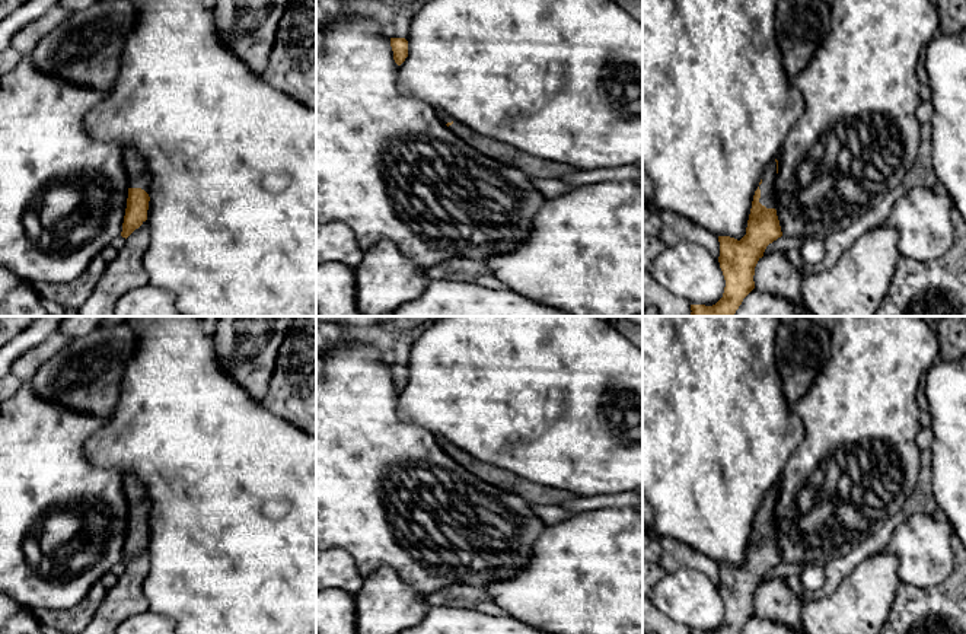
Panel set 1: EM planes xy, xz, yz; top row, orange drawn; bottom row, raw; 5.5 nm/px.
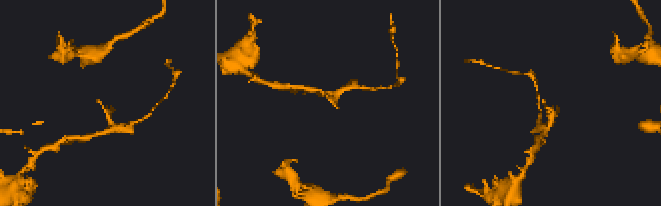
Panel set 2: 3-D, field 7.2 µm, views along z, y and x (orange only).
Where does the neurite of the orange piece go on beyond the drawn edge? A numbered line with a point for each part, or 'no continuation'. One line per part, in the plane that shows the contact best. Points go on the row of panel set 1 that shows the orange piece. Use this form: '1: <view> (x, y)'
1: yz (767, 188)

